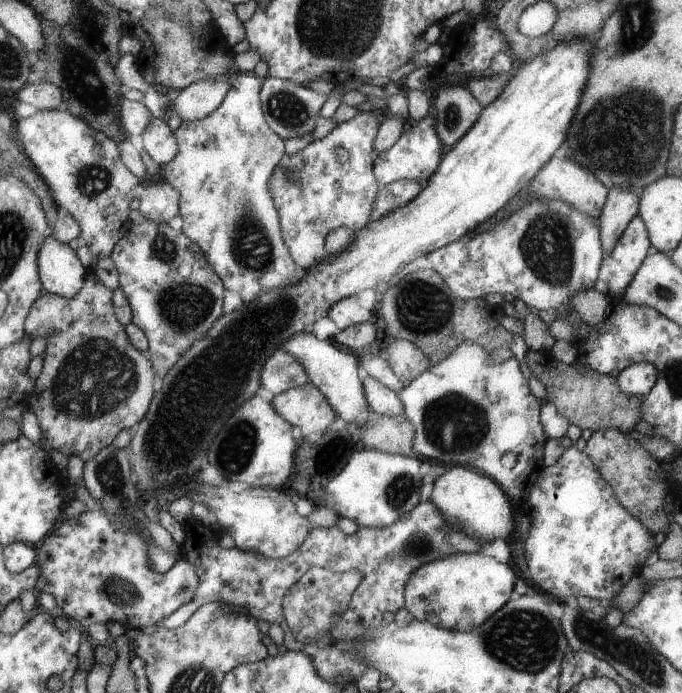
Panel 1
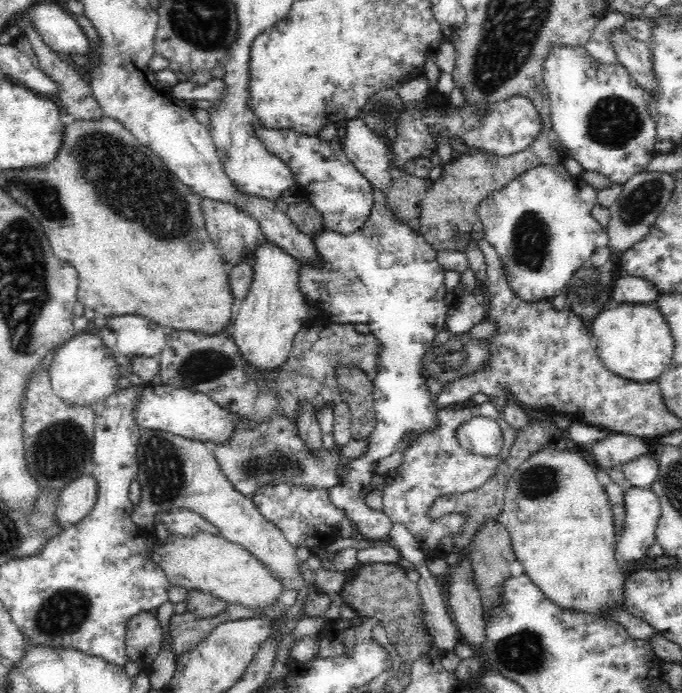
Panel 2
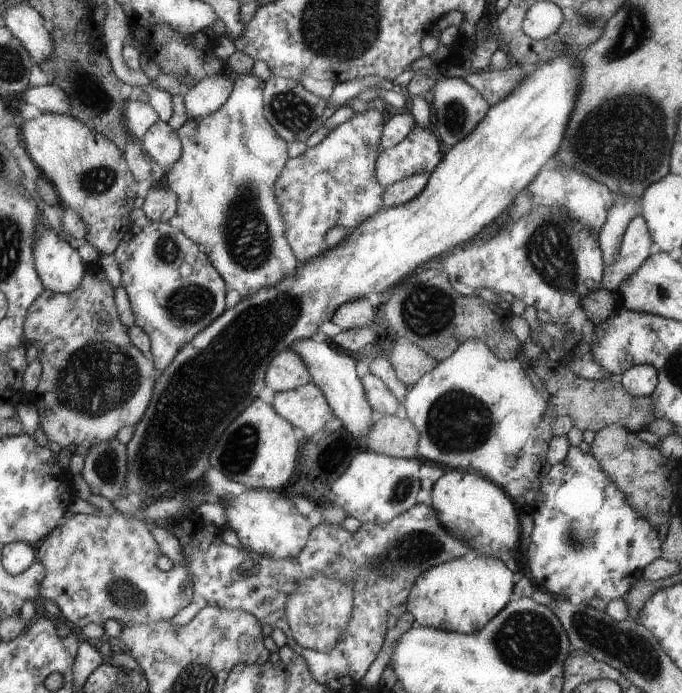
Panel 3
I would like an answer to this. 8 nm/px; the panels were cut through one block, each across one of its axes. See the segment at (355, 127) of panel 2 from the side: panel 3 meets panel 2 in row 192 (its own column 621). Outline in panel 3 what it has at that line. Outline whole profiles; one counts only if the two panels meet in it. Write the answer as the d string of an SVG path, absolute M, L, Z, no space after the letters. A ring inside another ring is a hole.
M634 365L617 379L633 397L650 397L657 390L660 373L650 365Z

